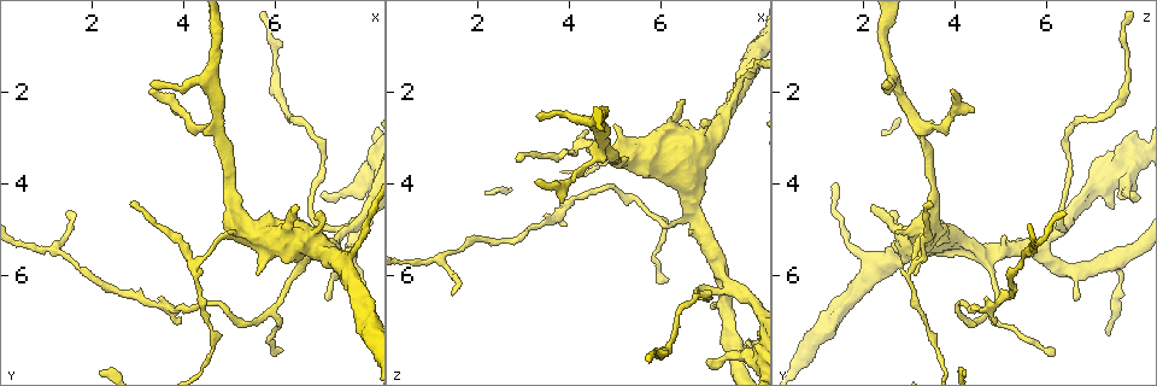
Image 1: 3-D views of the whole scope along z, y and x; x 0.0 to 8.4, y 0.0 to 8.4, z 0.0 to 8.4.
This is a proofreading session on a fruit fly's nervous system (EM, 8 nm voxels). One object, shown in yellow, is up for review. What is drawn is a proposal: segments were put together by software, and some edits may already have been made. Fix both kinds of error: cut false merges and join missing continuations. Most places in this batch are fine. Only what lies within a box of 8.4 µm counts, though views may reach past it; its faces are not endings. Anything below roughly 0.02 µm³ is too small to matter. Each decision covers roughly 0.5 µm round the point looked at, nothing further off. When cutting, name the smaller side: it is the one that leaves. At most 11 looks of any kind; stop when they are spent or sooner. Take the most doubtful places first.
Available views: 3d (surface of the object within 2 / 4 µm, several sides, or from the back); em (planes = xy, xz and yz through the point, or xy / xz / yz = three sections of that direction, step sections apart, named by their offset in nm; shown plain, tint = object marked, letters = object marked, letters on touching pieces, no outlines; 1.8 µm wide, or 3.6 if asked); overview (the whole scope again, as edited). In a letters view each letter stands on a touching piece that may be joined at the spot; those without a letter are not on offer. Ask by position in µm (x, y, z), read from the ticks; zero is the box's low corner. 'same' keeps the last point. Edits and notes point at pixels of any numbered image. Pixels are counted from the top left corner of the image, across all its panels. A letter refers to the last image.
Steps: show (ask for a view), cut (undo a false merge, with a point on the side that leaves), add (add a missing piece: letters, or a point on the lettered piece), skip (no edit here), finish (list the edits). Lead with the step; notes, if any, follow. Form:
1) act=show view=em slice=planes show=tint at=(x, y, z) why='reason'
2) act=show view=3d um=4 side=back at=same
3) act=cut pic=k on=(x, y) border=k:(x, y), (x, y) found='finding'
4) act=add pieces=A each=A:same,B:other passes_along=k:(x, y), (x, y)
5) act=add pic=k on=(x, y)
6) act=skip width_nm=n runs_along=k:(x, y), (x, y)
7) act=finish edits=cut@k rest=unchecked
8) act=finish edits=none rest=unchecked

act=show view=em slice=xy step=8 show=tint at=(7.60, 5.80, 7.55) why='abrupt turn'

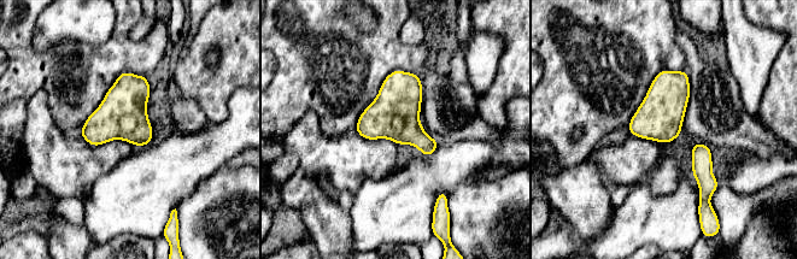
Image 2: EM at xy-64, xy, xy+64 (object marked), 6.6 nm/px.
act=show view=em slice=planes show=letters at=same why='another direction'

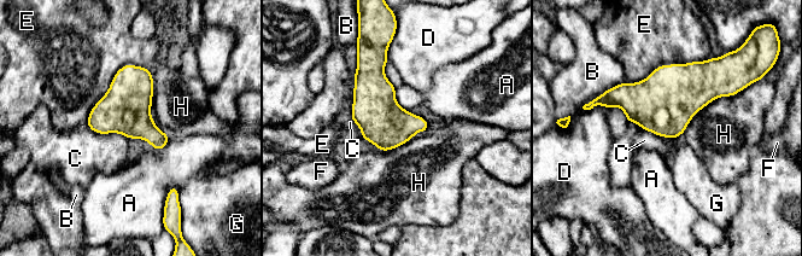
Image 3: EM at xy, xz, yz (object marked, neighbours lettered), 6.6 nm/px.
act=skip width_nm=320 each=A:other,B:other,C:other,D:other,E:other,F:other,G:other,H:other border=3:(88, 127), (128, 139) found='all the same neuron'

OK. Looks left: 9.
act=show view=3d um=4 at=(7.30, 5.45, 5.80) why='arms part here'

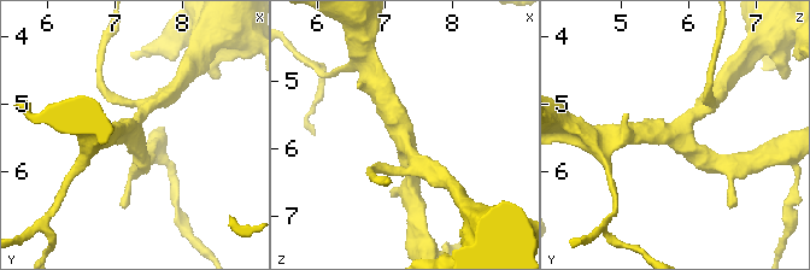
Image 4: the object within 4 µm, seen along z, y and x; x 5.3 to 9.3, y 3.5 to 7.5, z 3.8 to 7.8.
act=show view=em slice=xz step=16 show=plain at=(7.30, 5.45, 5.80) arms=3 arm_widths_nm=220,220,300

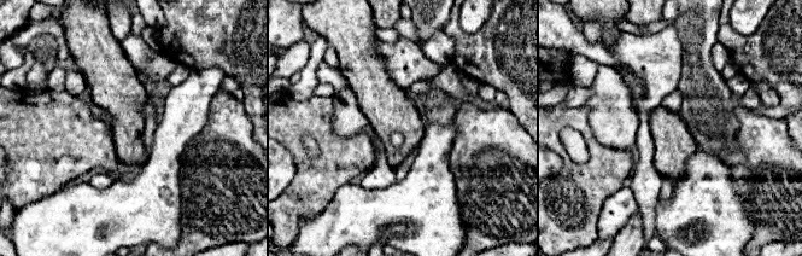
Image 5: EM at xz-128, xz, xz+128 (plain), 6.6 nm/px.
act=show view=em slice=xz step=16 show=letters at=same why='see the neighbours'

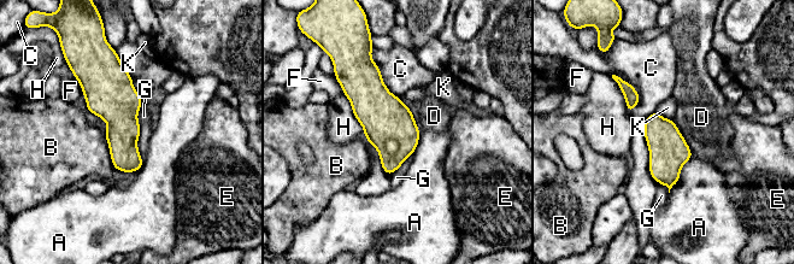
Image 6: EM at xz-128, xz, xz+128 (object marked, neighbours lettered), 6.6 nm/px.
act=skip each=A:other,B:other,C:other,D:other,E:other,F:other,G:other,H:other,K:other border=6:(142, 103), (142, 160) found='all the same neuron'

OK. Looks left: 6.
act=show view=em slice=planes show=letters at=(5.65, 6.00, 3.15) why='branch stops here'

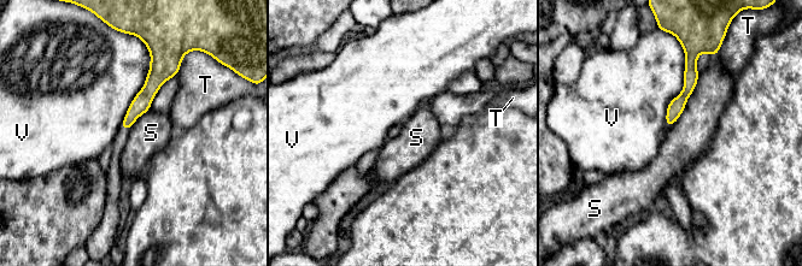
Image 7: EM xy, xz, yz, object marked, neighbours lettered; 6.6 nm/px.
act=skip each=S:other,T:other,V:other border=7:(700, 74), (682, 114), (667, 128) found='none of them fits'

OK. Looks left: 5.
act=show view=3d um=2 at=(3.25, 1.95, 3.90) why='free end'

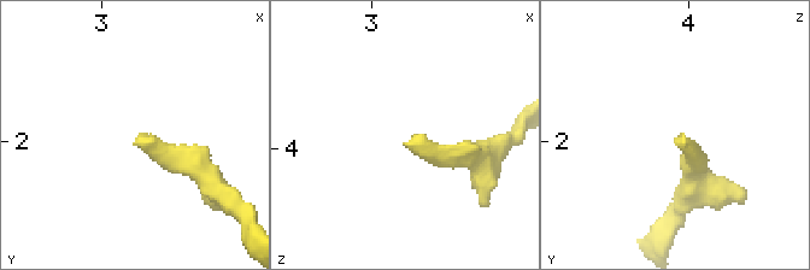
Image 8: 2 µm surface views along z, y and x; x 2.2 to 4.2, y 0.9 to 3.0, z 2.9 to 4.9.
act=show view=em slice=yz step=16 show=letters at=(3.28, 1.98, 3.96) why='shape alone is not enough'

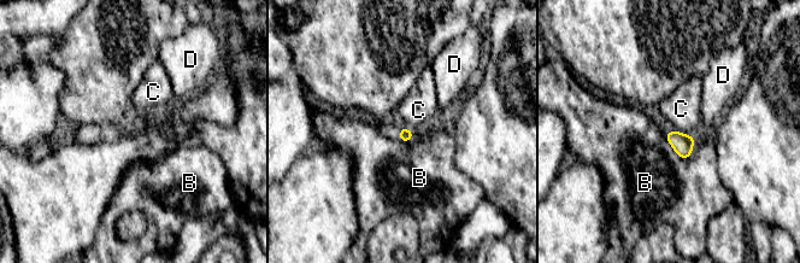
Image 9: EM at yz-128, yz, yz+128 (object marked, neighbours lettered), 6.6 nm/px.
act=skip each=B:other,C:other,D:other found='no lettered piece goes on from it'

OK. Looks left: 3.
act=finish edits=none rest=unchecked

